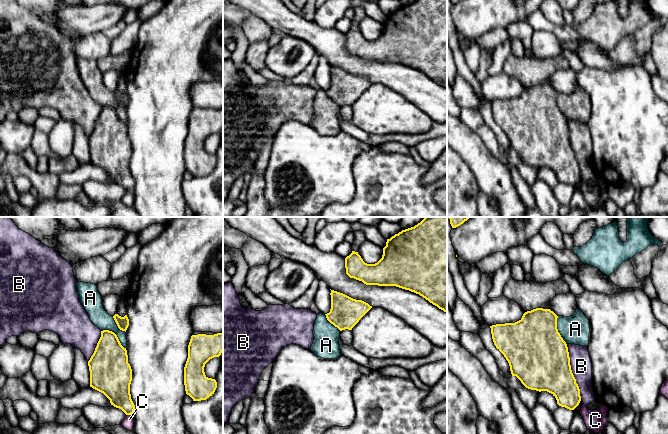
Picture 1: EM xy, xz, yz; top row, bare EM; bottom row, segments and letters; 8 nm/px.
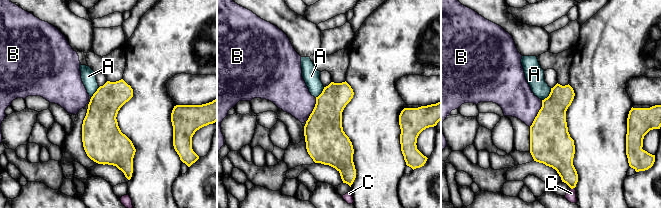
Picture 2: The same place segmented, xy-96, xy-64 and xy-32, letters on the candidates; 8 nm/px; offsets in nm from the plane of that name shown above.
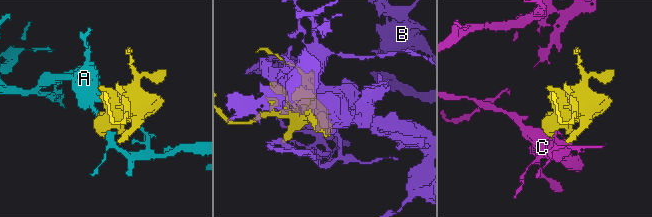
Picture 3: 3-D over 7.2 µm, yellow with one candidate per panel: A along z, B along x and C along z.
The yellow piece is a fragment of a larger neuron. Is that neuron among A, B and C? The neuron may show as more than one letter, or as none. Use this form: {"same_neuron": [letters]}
{"same_neuron": ["A"]}

